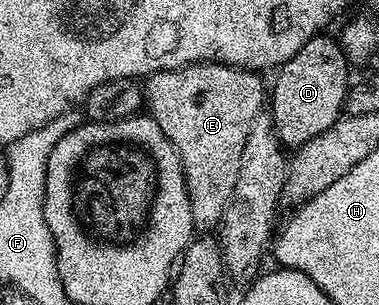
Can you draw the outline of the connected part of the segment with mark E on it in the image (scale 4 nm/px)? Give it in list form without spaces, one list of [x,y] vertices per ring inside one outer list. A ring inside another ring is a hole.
[[[199,61],[196,65],[183,65],[181,69],[152,73],[142,85],[142,97],[147,112],[162,127],[166,139],[178,151],[182,163],[186,191],[190,199],[193,226],[212,231],[224,217],[224,208],[232,198],[234,183],[238,183],[238,167],[242,163],[242,147],[246,147],[246,135],[250,123],[265,108],[266,81],[259,72],[251,69],[236,69],[232,65],[219,65],[213,61]]]

